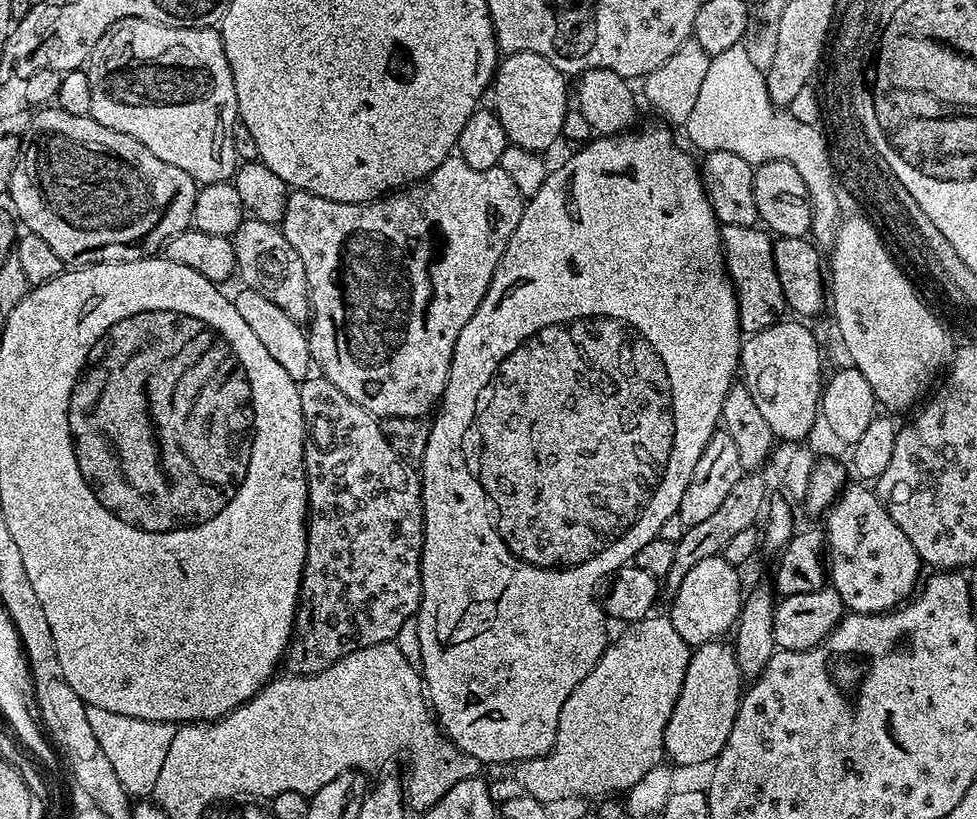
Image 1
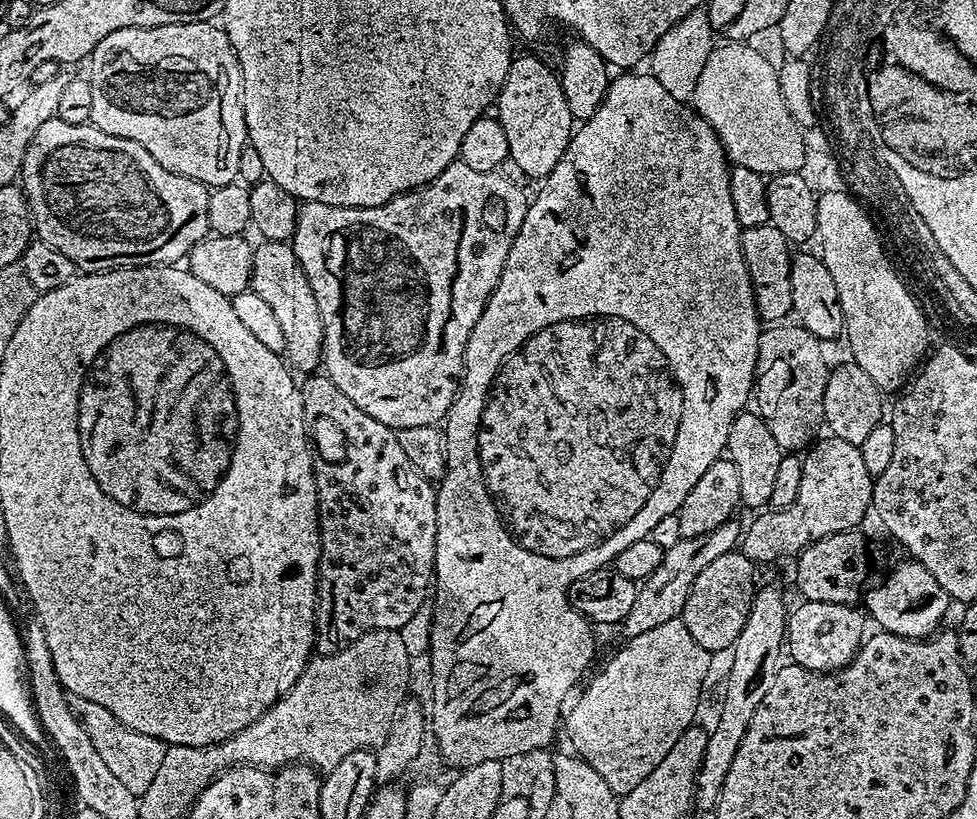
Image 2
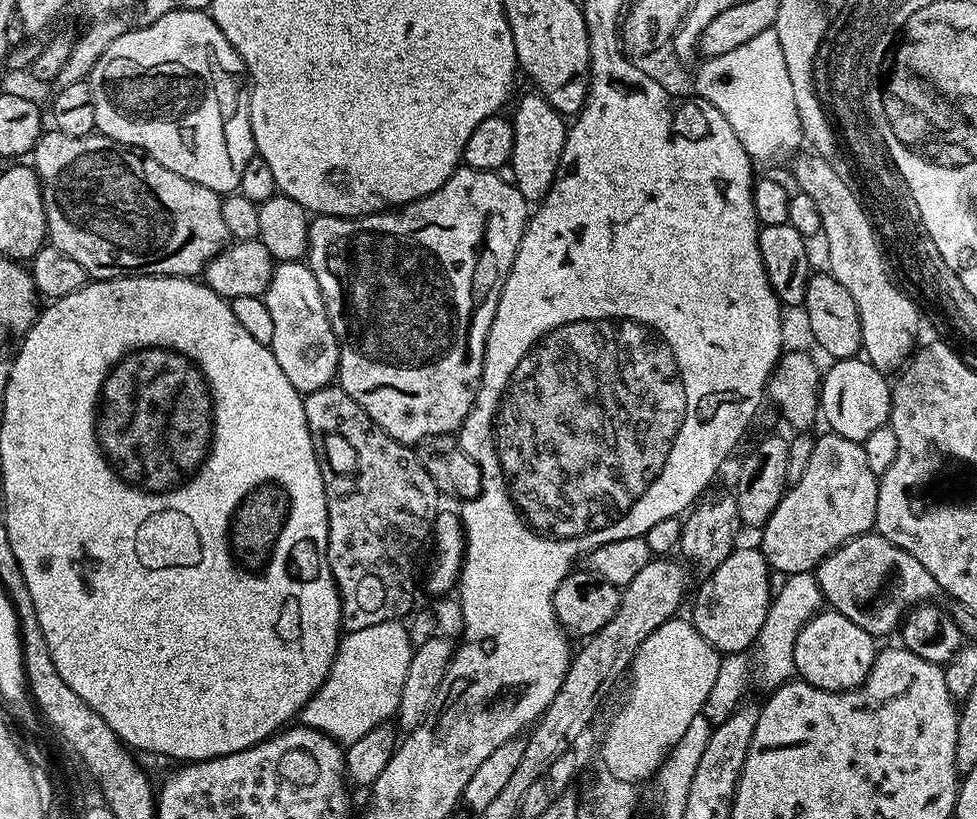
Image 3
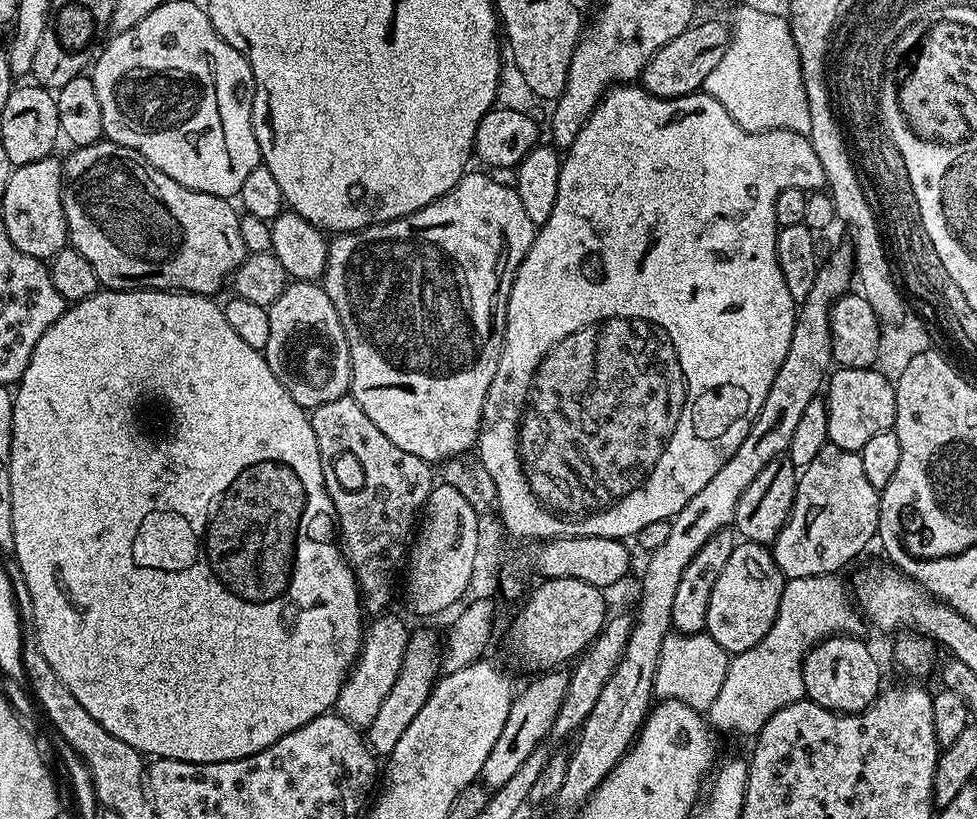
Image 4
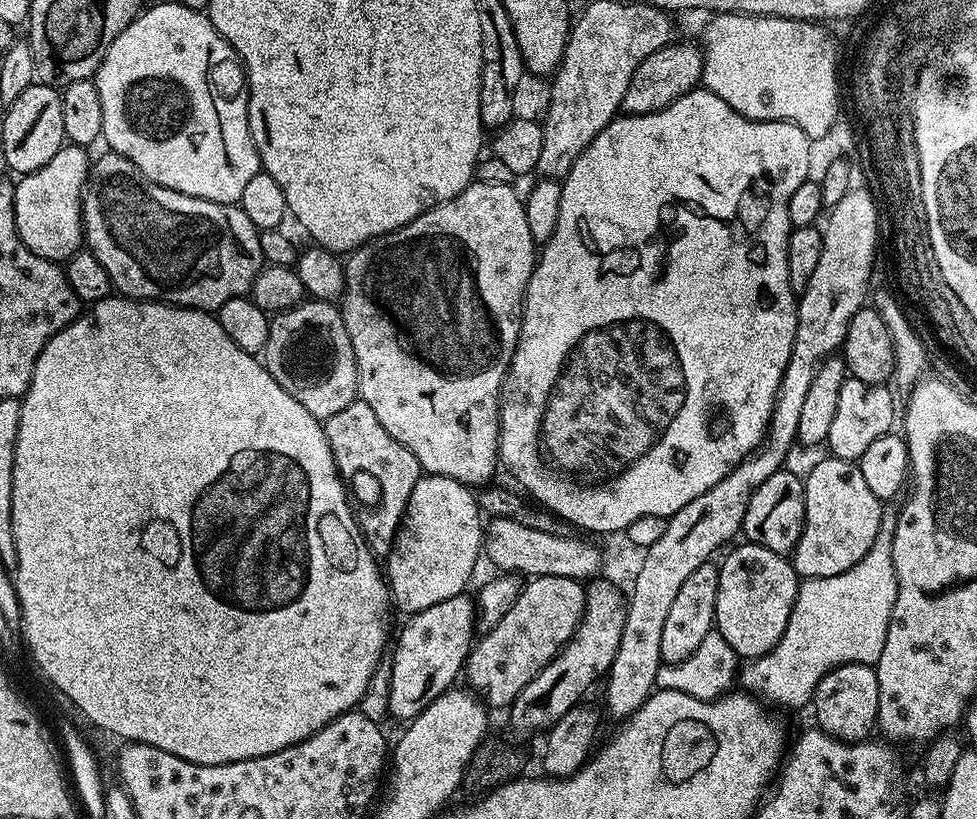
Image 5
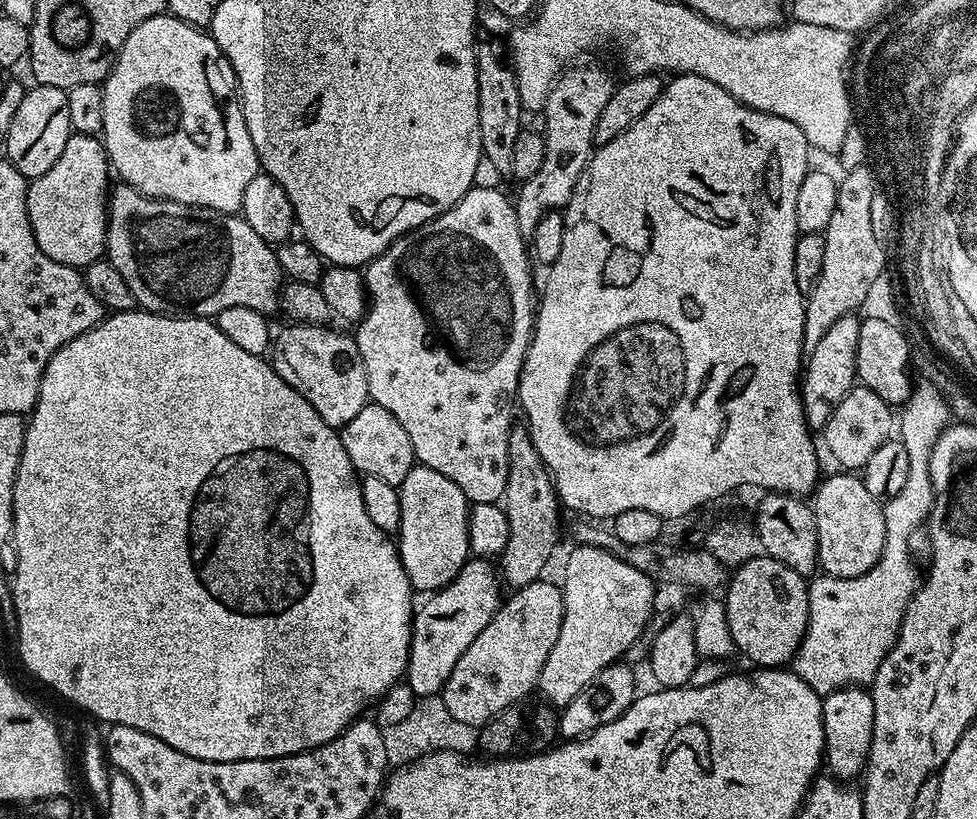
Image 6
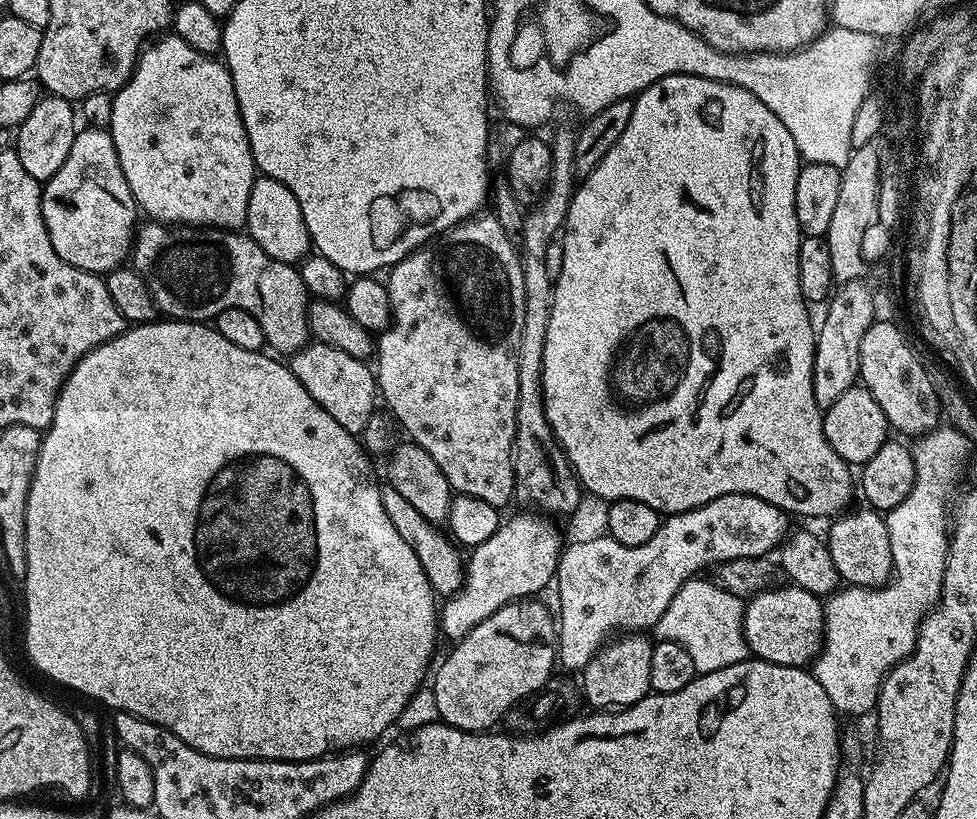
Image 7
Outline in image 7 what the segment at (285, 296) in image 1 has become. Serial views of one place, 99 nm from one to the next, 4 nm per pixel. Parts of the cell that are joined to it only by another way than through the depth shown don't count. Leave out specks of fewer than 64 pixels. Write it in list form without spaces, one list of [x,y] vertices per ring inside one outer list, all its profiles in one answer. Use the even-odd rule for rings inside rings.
[[[309,342],[291,353],[290,367],[294,378],[306,386],[306,394],[310,394],[310,398],[314,398],[314,402],[318,402],[318,406],[322,406],[322,410],[342,426],[342,430],[363,433],[366,422],[370,422],[378,408],[376,377],[365,361],[350,358],[350,354],[334,350],[334,346]]]

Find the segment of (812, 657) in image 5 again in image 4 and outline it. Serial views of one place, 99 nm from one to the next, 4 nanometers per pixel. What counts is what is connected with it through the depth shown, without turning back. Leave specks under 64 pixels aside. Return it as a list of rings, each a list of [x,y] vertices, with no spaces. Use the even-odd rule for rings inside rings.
[[[839,575],[794,578],[785,583],[782,602],[774,626],[766,630],[766,638],[750,650],[737,652],[729,659],[726,679],[718,698],[706,709],[706,719],[713,729],[724,732],[741,732],[748,738],[770,722],[778,710],[805,699],[800,665],[804,655],[827,636],[859,633],[862,616],[848,597],[848,588]],[[857,612],[857,613],[856,613]]]

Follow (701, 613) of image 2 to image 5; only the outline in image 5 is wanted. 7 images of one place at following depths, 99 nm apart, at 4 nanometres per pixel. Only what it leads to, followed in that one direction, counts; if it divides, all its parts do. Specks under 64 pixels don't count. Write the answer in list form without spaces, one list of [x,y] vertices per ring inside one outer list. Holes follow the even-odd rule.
[[[740,542],[732,550],[733,552],[718,564],[720,573],[714,628],[722,634],[722,638],[726,638],[726,642],[730,642],[730,646],[734,646],[737,657],[756,660],[759,656],[766,655],[776,645],[778,638],[782,638],[782,630],[786,630],[786,622],[790,622],[790,610],[800,589],[801,577],[796,575],[796,568],[788,556],[780,556],[774,550],[766,550],[766,546]]]

